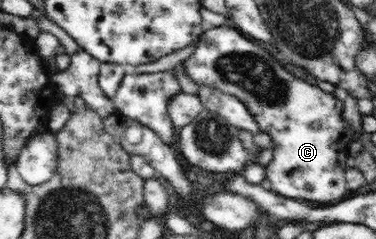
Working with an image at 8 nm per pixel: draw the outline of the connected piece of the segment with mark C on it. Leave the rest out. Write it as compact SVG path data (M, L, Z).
M208 27L196 43L193 55L182 62L187 77L240 99L261 131L271 136L273 159L266 166L271 190L283 197L322 205L343 199L348 190L344 173L349 144L359 139L341 117L343 101L285 70L235 27Z

